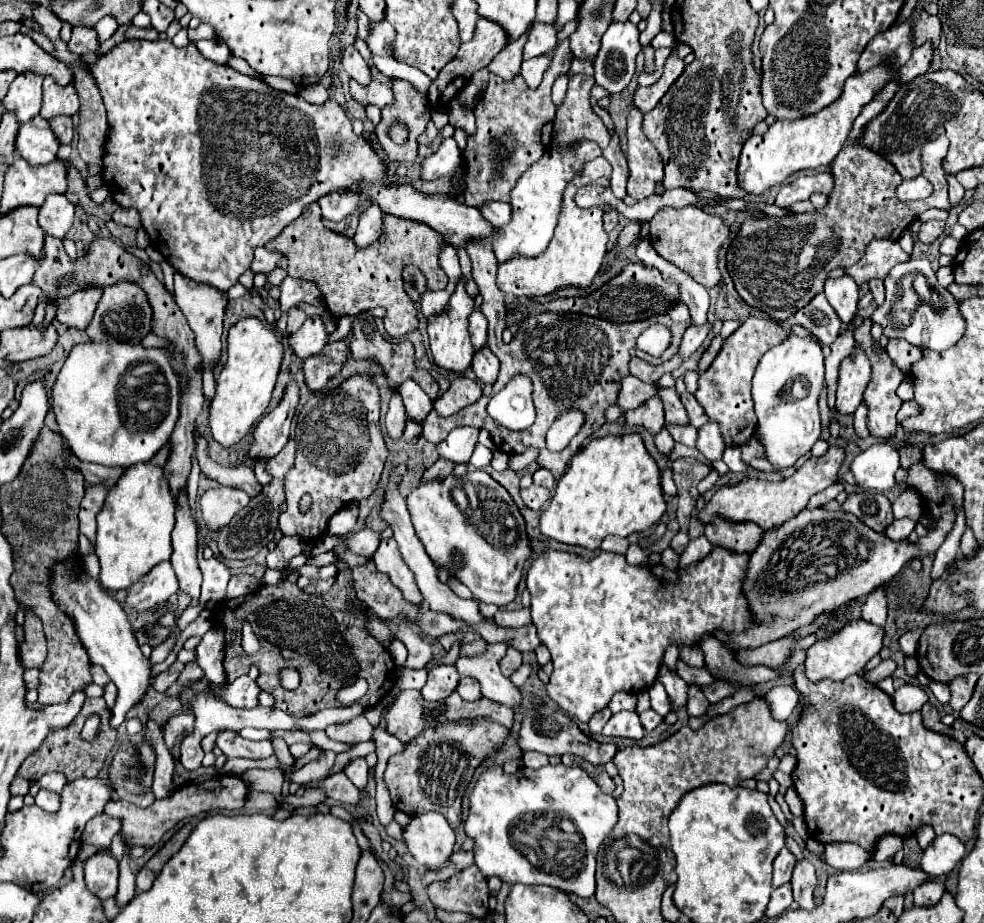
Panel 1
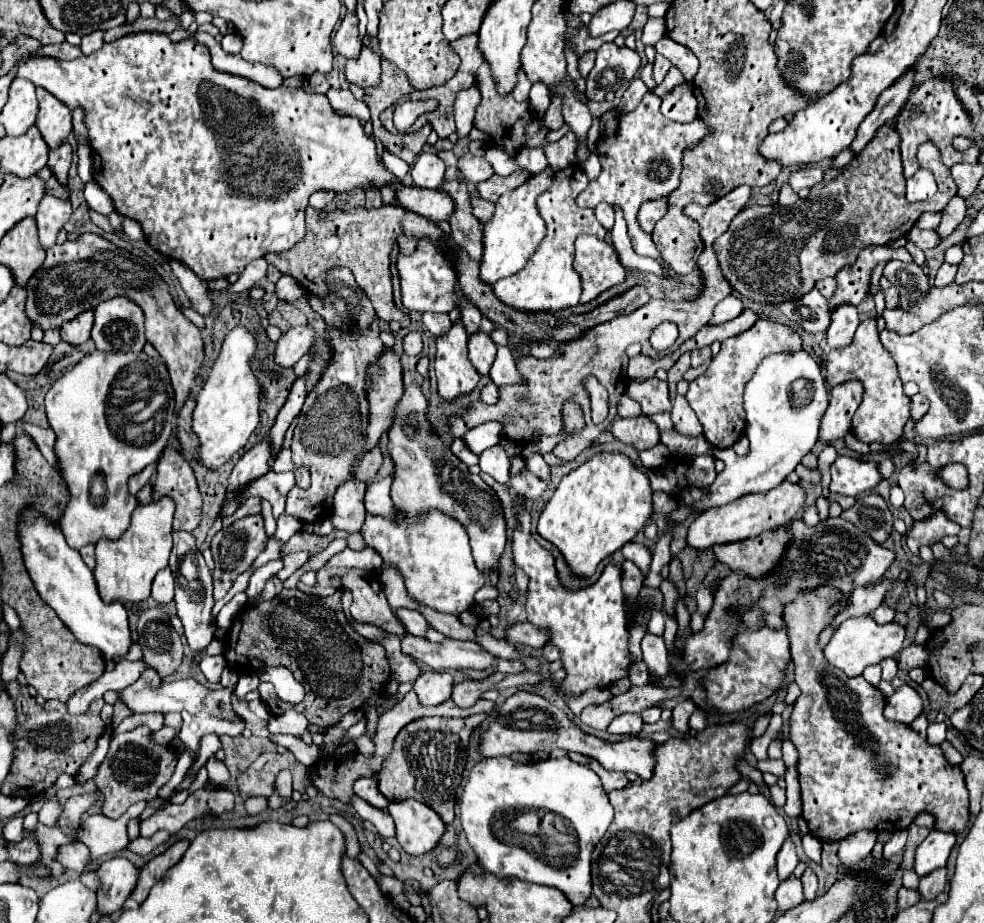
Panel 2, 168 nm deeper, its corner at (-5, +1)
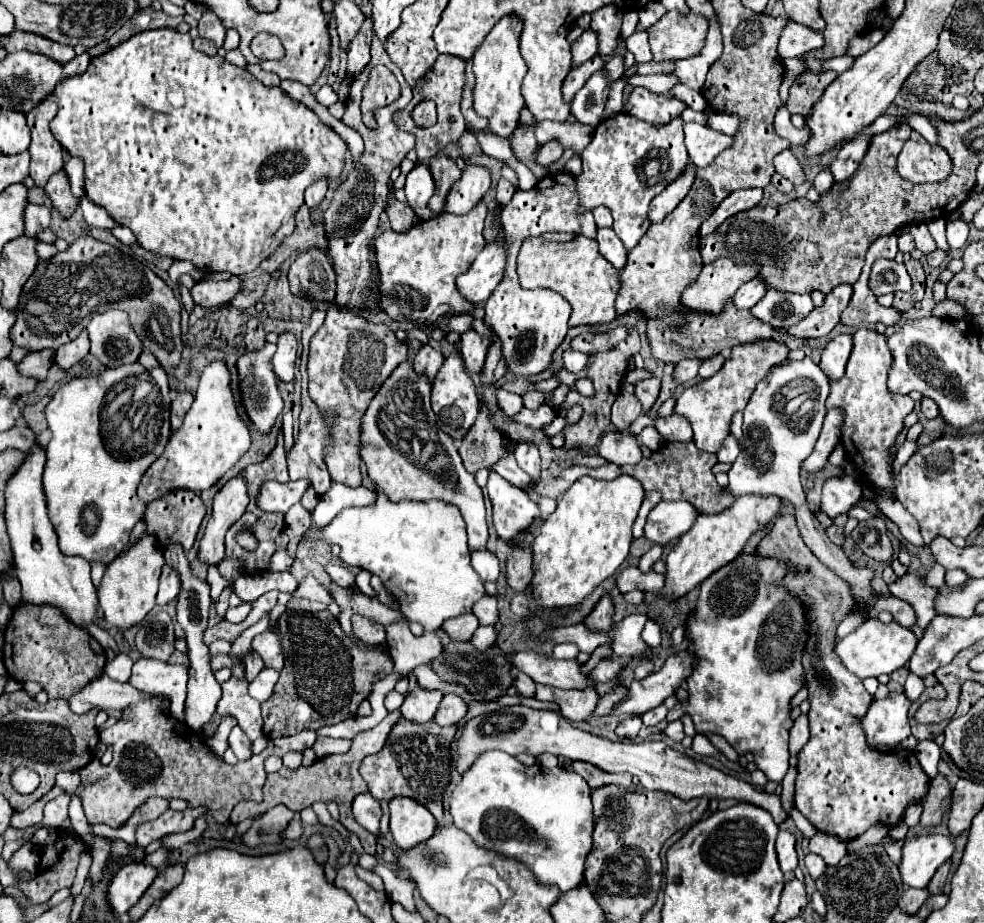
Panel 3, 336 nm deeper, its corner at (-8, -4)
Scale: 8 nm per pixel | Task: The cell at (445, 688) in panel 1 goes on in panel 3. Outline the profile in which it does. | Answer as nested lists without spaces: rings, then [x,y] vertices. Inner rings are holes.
[[[414,688],[402,708],[400,714],[404,720],[410,720],[414,724],[424,724],[428,720],[434,718],[434,710],[438,710],[438,704],[442,700],[442,692],[440,690],[424,690],[424,688]]]

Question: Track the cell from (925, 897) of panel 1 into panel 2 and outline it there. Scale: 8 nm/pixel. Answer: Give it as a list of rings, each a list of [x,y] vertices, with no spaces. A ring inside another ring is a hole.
[[[937,869],[937,871],[921,877],[921,881],[919,881],[921,899],[925,899],[925,901],[935,899],[939,893],[943,893],[945,883],[947,883],[947,869]]]

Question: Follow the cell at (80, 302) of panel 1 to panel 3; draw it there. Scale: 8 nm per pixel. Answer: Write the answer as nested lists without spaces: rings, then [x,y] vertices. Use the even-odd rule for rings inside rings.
[[[82,332],[82,336],[78,336],[78,340],[72,340],[70,344],[64,344],[62,348],[56,350],[54,354],[54,364],[58,364],[62,370],[72,368],[74,364],[78,364],[90,350],[90,342],[86,332]]]

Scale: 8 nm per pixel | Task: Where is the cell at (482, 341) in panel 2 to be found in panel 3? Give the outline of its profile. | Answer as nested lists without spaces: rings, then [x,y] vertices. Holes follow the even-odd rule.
[[[466,330],[460,338],[460,354],[464,360],[464,366],[470,374],[480,374],[484,360],[486,360],[486,352],[488,352],[488,344],[490,340],[476,334],[474,330]]]

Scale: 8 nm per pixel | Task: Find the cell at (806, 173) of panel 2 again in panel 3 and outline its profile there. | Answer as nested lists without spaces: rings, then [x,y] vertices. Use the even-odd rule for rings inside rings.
[[[782,150],[780,154],[774,156],[774,168],[778,174],[782,174],[784,178],[792,180],[792,184],[802,184],[804,182],[804,172],[802,172],[802,166],[798,164],[796,156],[792,154],[792,150]]]

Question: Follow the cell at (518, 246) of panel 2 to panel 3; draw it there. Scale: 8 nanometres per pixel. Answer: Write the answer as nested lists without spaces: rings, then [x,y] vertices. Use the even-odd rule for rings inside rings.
[[[488,242],[484,250],[476,256],[468,272],[456,278],[458,292],[474,306],[484,304],[498,280],[502,280],[502,268],[506,264],[506,244],[498,246],[496,242]]]

